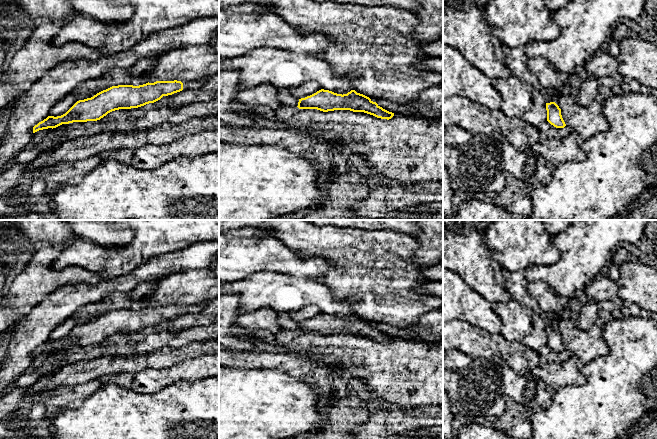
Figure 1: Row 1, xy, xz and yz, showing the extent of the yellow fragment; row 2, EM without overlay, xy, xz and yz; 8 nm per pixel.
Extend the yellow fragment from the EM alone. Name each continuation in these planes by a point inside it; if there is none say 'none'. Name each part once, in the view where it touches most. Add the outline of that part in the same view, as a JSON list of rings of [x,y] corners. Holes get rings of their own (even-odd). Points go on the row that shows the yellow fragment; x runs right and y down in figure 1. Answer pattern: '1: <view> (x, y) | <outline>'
1: xy (187, 85) | [[[203,77],[199,80],[194,80],[194,81],[188,81],[188,80],[177,80],[177,81],[181,81],[183,83],[183,90],[190,90],[190,89],[198,89],[200,87],[202,87],[205,82],[207,81],[208,77]]]

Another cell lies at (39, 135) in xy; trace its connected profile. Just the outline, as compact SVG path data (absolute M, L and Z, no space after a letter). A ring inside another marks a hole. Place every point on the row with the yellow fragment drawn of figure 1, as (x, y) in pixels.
M48 128L33 133L32 141L34 141L35 143L39 143L51 130L52 128Z

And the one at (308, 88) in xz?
M308 81L308 82L301 84L300 86L297 86L296 88L289 89L289 92L295 98L301 99L301 98L310 96L321 89L322 88L318 82Z

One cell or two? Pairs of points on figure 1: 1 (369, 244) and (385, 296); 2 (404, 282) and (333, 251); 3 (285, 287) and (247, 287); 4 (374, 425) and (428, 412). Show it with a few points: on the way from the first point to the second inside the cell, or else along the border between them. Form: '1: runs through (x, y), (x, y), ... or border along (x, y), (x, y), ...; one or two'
1: runs through (382, 257), (385, 260), (385, 283); one
2: runs through (386, 264), (373, 251), (351, 251); one
3: runs through (276, 287), (256, 287); one
4: runs through (387, 420), (415, 418); one

